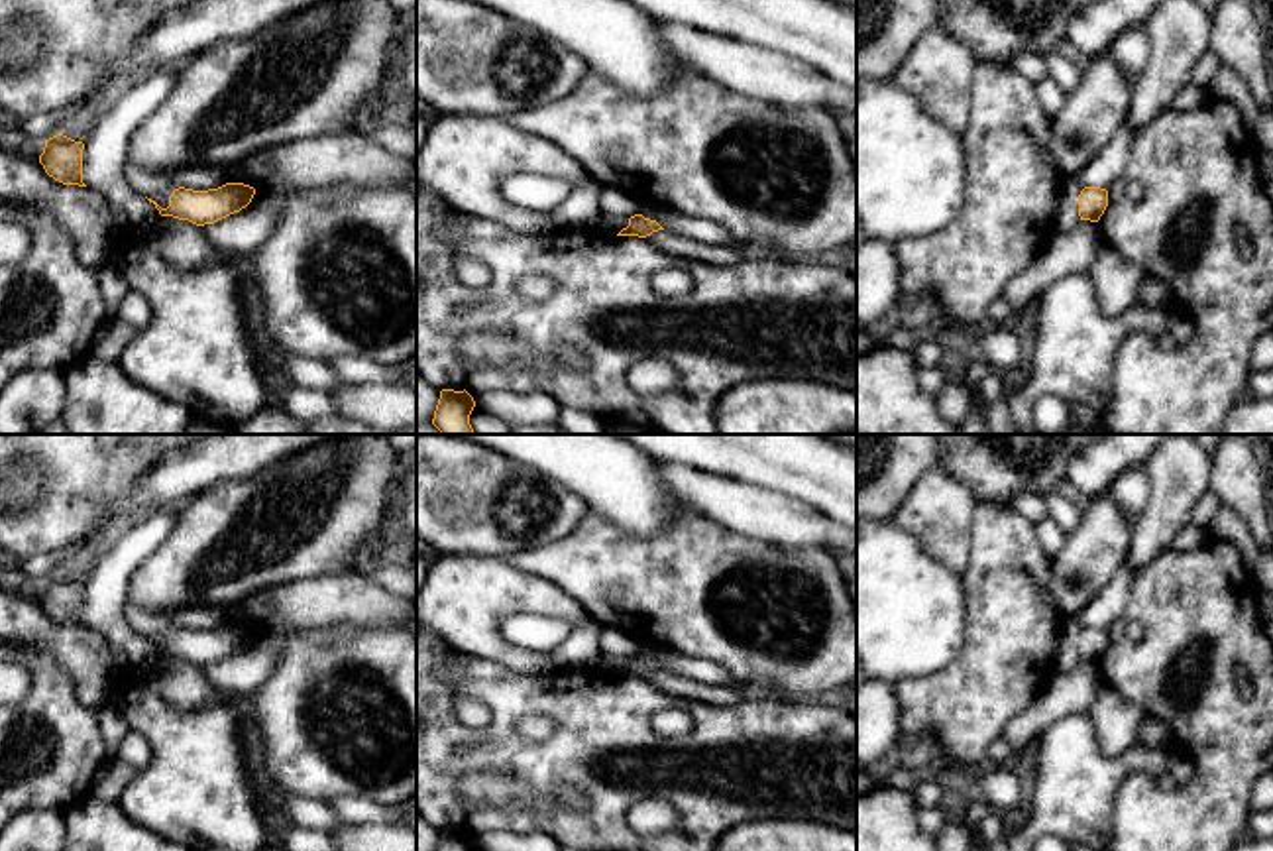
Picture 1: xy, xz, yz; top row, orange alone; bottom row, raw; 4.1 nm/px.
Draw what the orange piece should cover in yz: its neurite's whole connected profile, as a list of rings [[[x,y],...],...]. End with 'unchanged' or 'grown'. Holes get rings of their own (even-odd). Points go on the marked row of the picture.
[[[1084,187],[1079,195],[1080,220],[1098,222],[1108,206],[1108,191],[1100,187]]] | unchanged

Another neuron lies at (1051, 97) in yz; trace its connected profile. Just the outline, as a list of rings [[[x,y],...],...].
[[[1045,77],[1041,83],[1035,85],[1035,94],[1039,98],[1039,104],[1043,112],[1055,120],[1055,116],[1061,112],[1065,104],[1065,92],[1063,88],[1051,79]]]

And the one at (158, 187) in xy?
[[[130,161],[124,165],[124,175],[138,195],[155,200],[161,208],[169,206],[169,197],[179,189],[167,175],[147,171]]]

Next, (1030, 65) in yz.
[[[1022,51],[1014,57],[1014,69],[1033,85],[1049,77],[1045,59],[1029,51]]]

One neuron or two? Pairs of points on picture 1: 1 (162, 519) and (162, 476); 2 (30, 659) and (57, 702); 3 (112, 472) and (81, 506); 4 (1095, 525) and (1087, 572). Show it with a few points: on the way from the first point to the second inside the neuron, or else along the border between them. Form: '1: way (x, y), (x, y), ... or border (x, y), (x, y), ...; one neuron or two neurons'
1: border (177, 506), (160, 506), (124, 523); two neurons
2: way (40, 669), (50, 680), (52, 692); one neuron
3: way (105, 480), (87, 498); one neuron
4: way (1095, 537), (1095, 551), (1087, 561); one neuron

